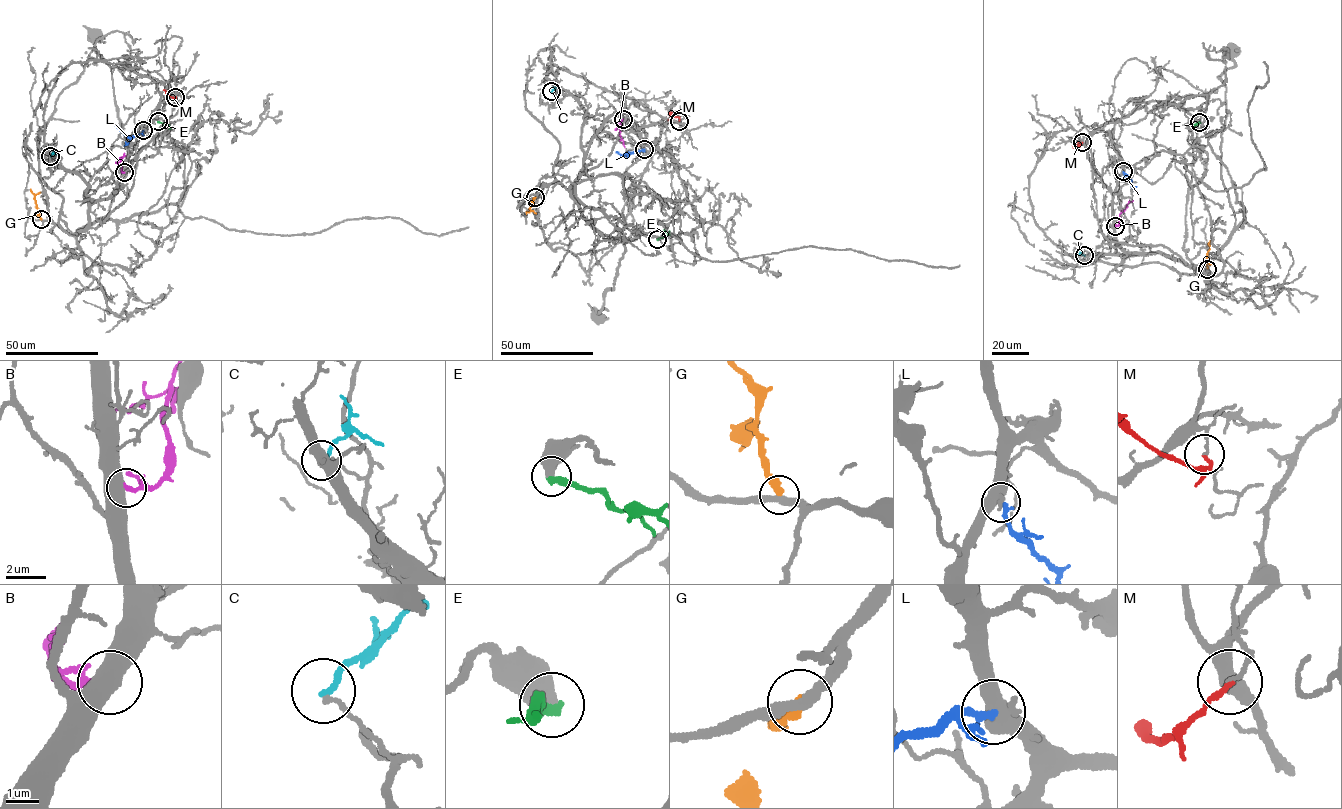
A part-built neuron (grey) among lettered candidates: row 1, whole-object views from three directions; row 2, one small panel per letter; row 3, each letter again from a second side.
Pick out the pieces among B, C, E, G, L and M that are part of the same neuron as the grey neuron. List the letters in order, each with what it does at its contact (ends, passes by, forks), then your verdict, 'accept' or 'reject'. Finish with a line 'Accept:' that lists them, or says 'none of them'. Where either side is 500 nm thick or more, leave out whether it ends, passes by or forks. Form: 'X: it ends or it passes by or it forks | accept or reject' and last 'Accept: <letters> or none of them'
B: reject
C: it ends | reject
E: reject
G: it ends | reject
L: it ends | reject
M: it ends | reject
Accept: none of them

